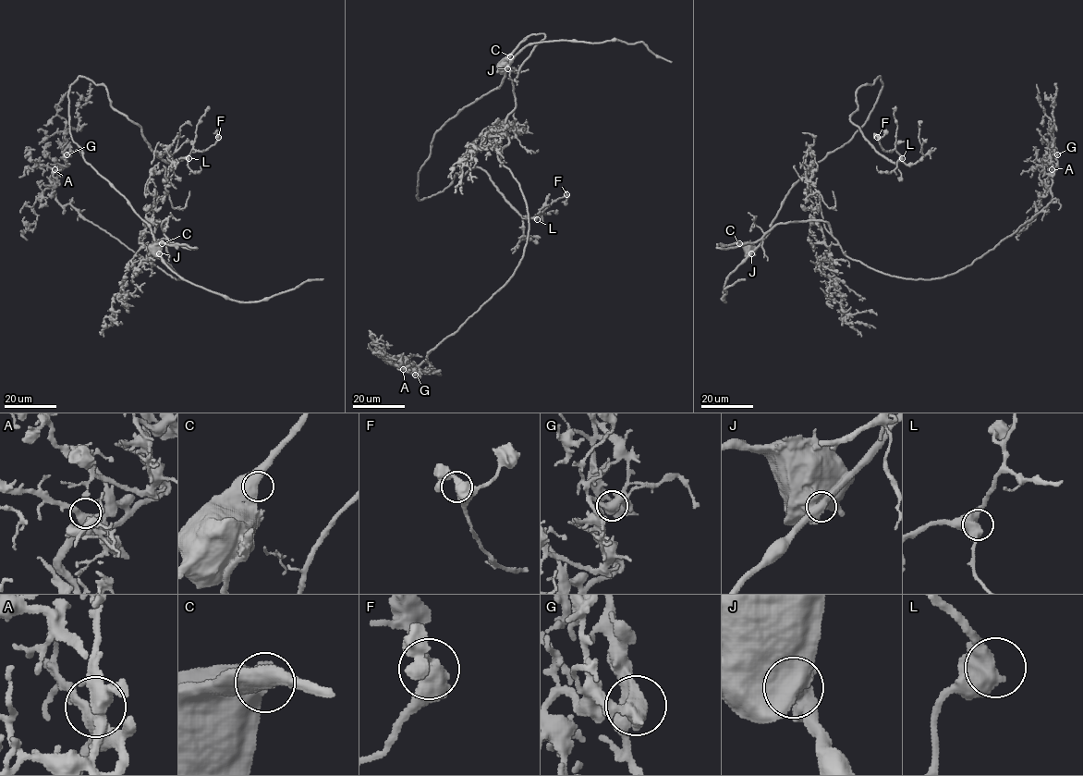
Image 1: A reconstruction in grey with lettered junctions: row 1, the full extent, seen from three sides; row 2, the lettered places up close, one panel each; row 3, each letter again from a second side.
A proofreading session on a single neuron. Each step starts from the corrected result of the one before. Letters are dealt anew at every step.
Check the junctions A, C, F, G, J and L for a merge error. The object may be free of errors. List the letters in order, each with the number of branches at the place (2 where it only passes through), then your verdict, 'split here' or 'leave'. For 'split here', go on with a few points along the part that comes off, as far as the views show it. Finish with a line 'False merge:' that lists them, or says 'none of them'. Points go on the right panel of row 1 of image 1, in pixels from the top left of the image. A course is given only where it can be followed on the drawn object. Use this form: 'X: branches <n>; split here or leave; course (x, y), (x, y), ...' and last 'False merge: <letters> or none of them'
A: branches 2; leave
C: branches 2; leave
F: branches 2; leave
G: branches 2; leave
J: branches 2; split here; course (751, 253), (788, 190), (865, 123), (879, 76), (857, 92), (849, 119), (899, 161), (895, 106)
L: branches 2; leave
False merge: J

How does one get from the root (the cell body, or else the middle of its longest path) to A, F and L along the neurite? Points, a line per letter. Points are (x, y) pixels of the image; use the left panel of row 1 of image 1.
A: (155, 249), (196, 248), (171, 242), (166, 222), (157, 220), (152, 252), (174, 278), (62, 205), (54, 169)
F: (155, 249), (151, 227), (73, 141), (70, 85), (80, 76), (103, 84), (110, 104), (167, 162), (218, 137)
L: (155, 249), (151, 227), (73, 141), (70, 85), (80, 76), (103, 84), (157, 155), (188, 158)

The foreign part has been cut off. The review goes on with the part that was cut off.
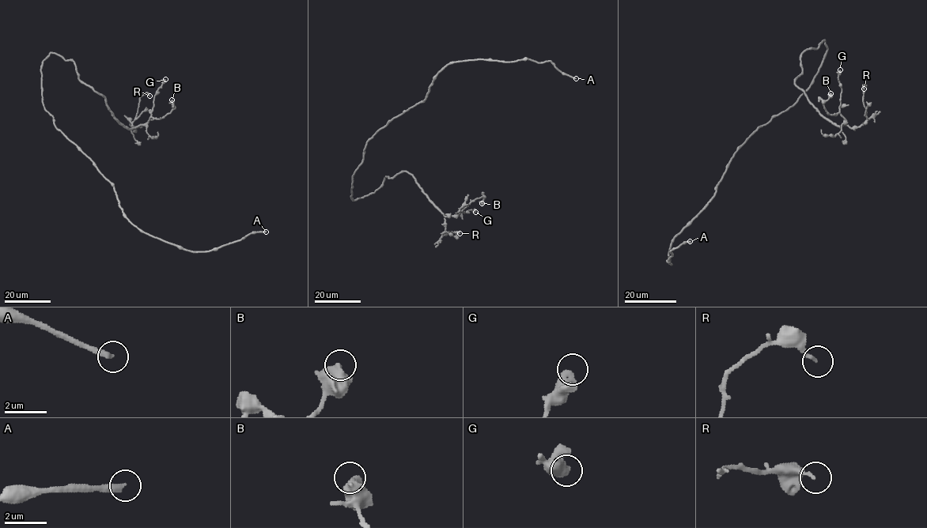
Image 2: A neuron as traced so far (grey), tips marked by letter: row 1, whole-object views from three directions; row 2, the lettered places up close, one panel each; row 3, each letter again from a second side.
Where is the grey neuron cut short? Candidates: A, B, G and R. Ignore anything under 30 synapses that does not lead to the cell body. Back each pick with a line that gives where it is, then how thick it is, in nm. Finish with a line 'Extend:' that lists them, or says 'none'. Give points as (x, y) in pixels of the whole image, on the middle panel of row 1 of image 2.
A: place (576, 78); calibre 320 nm
Extend: A

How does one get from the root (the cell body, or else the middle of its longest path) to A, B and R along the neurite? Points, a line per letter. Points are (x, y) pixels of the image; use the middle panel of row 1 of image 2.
A: (364, 149), (378, 130), (425, 99), (433, 78), (449, 63), (475, 59), (550, 61), (576, 78)
B: (364, 149), (353, 200), (406, 171), (444, 214), (457, 216), (482, 197), (482, 203)
R: (364, 149), (352, 177), (353, 200), (373, 193), (386, 177), (406, 171), (444, 216), (443, 235), (459, 233)

